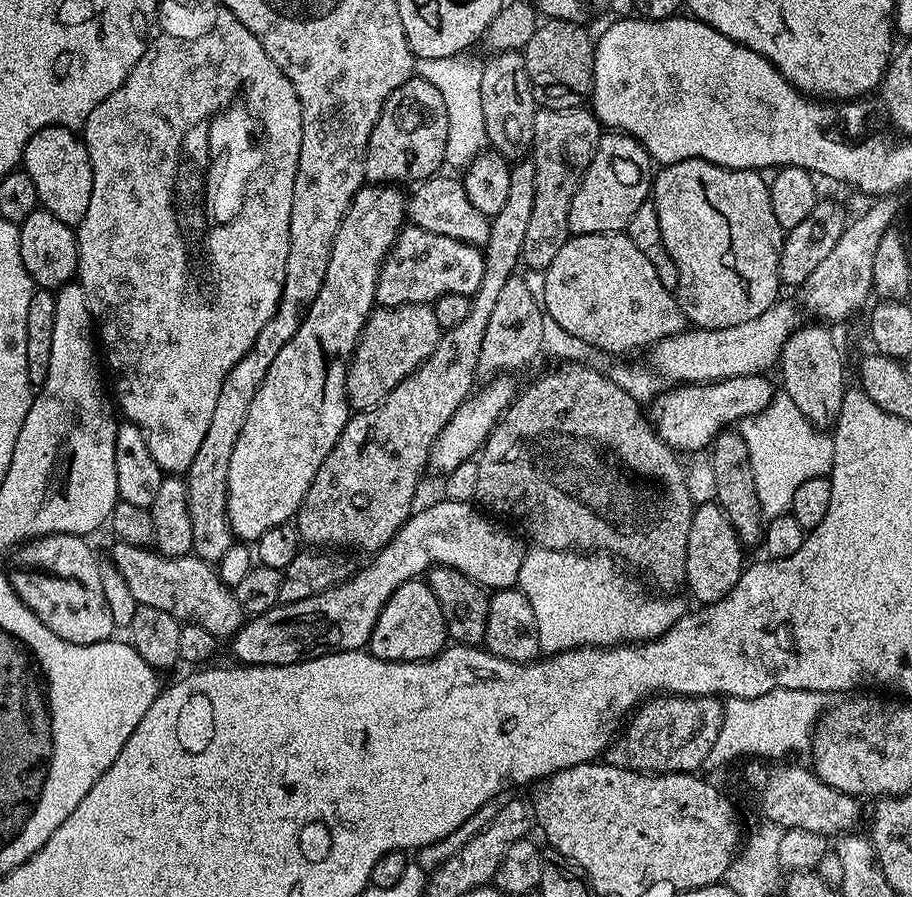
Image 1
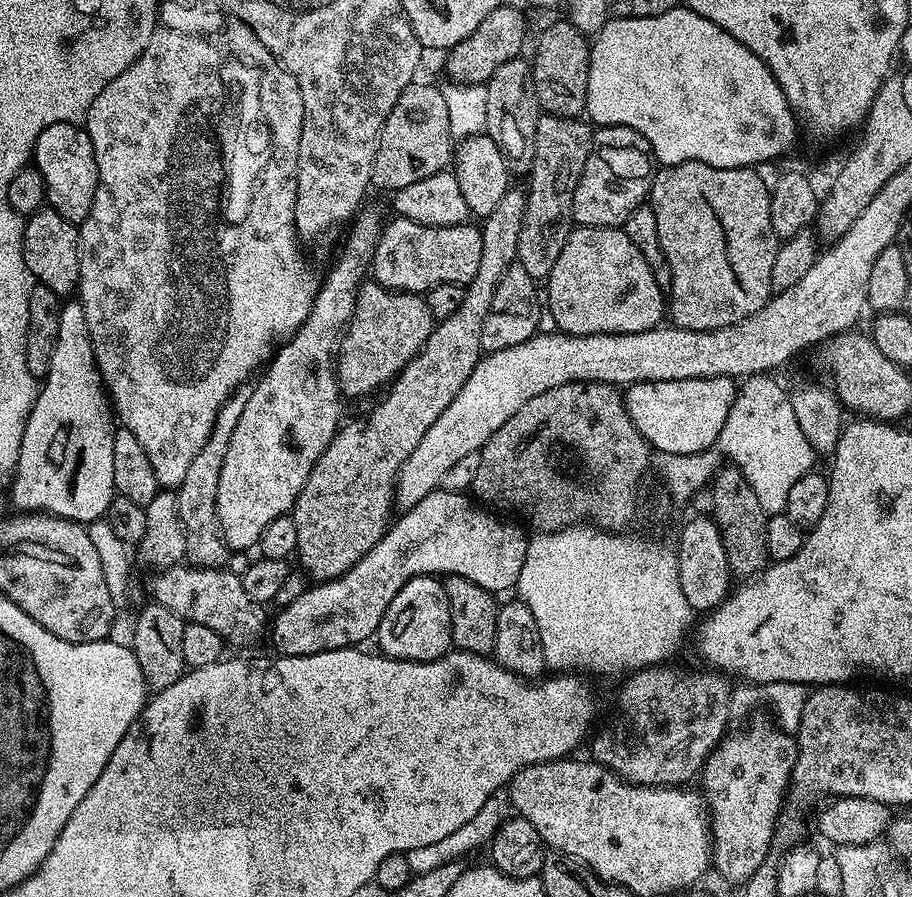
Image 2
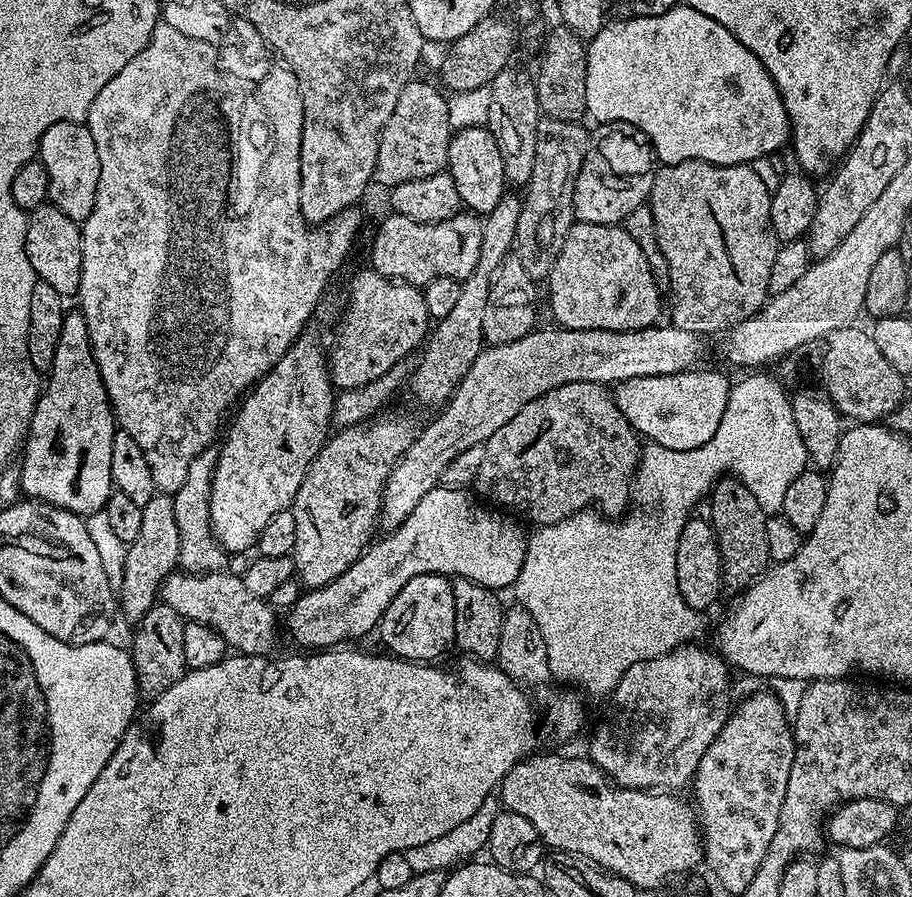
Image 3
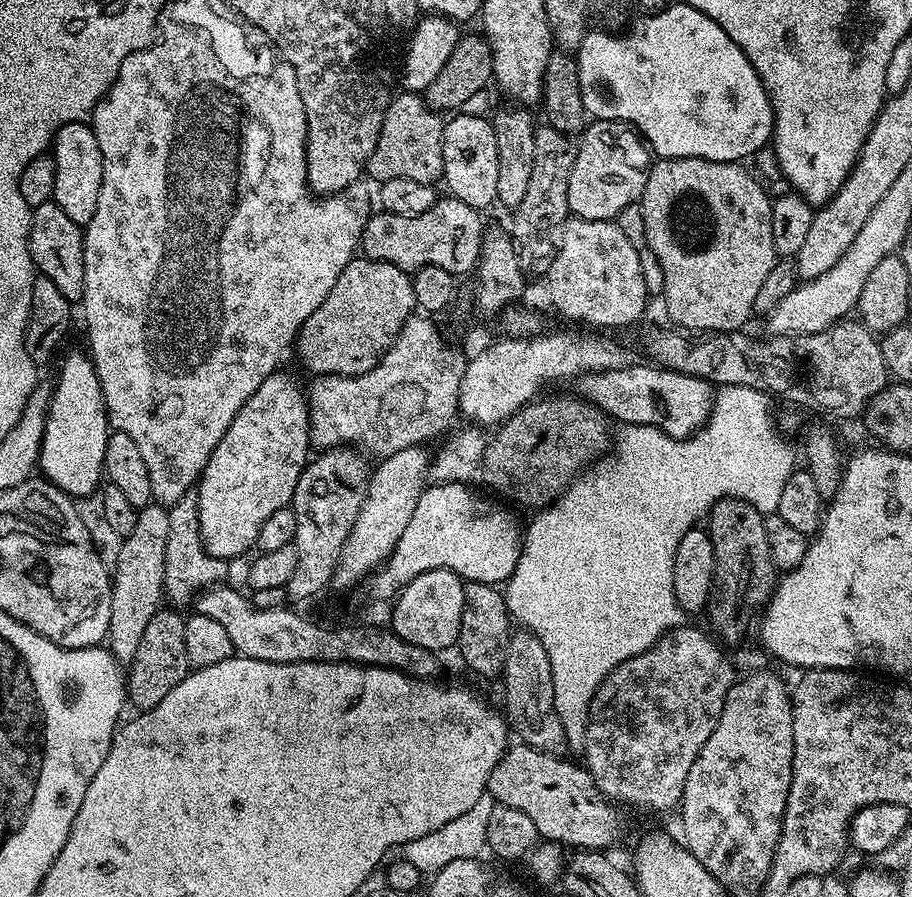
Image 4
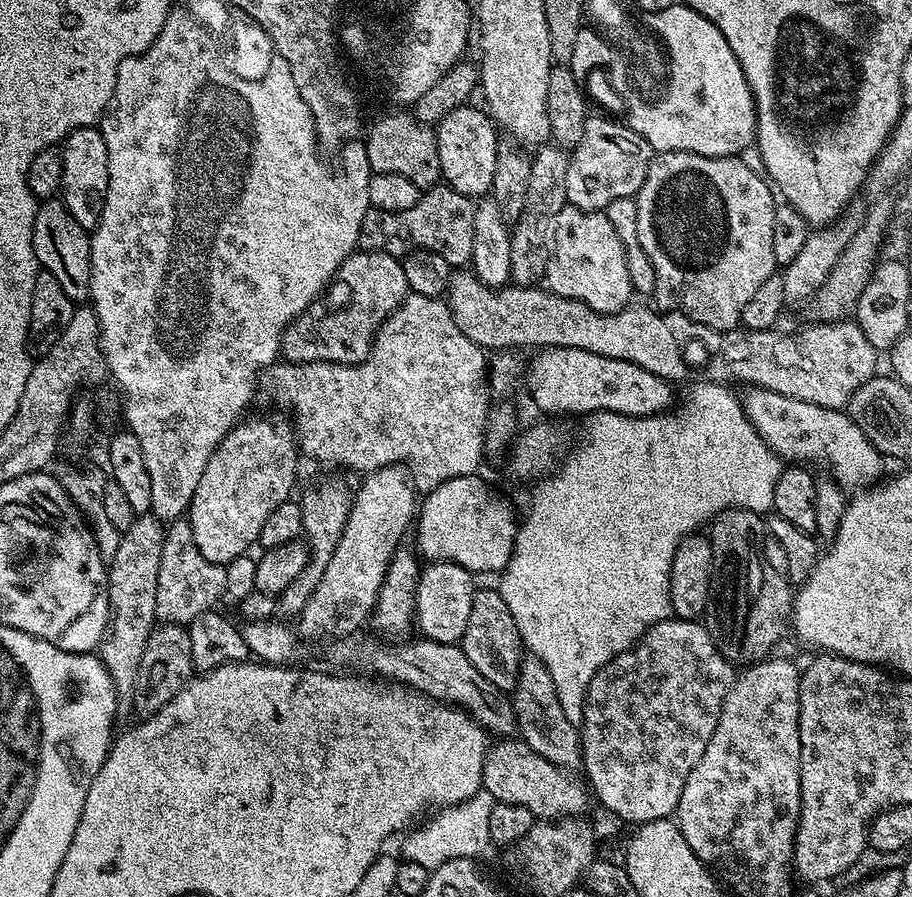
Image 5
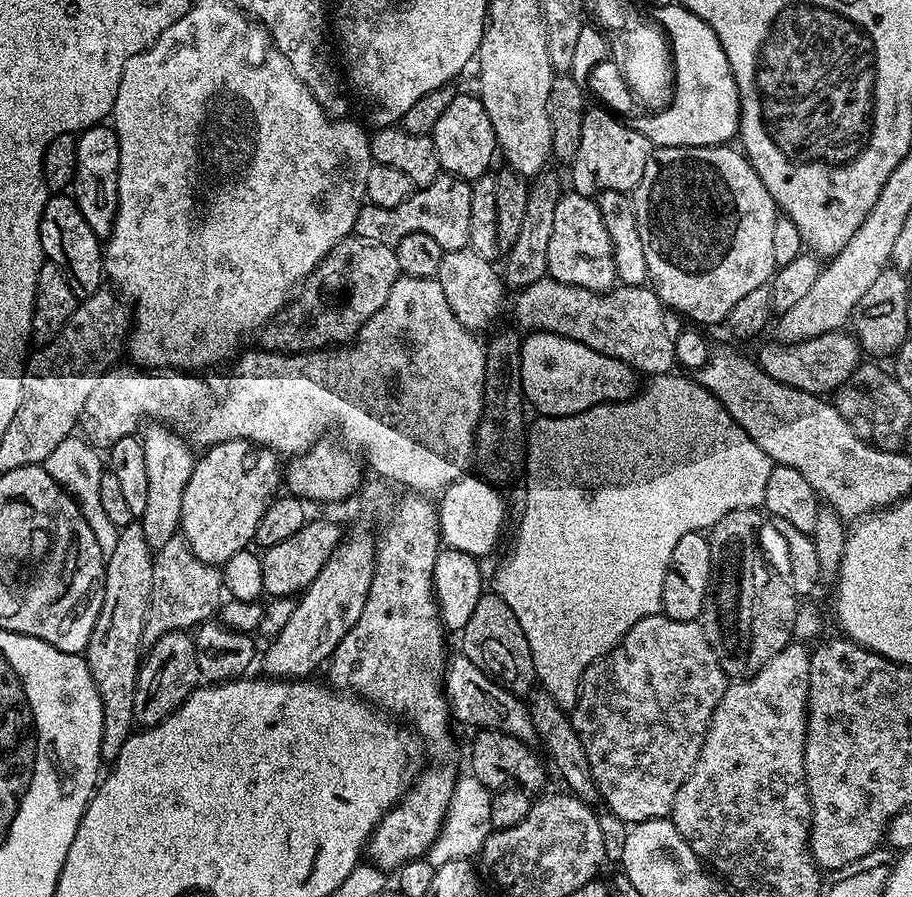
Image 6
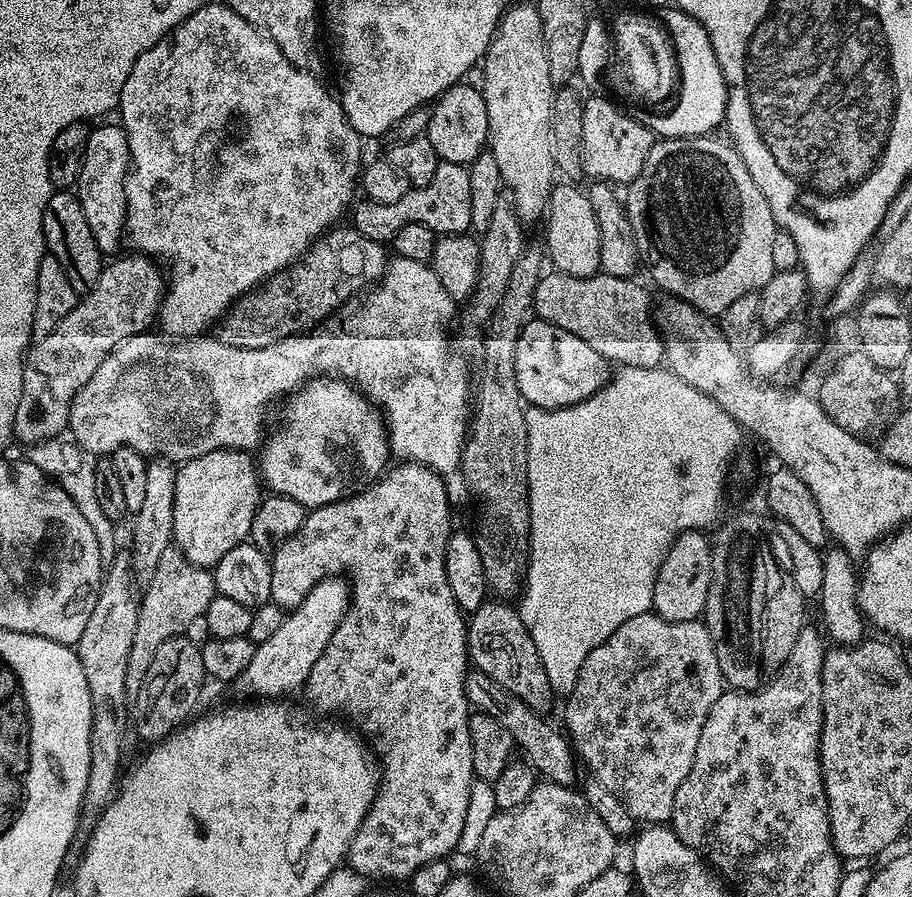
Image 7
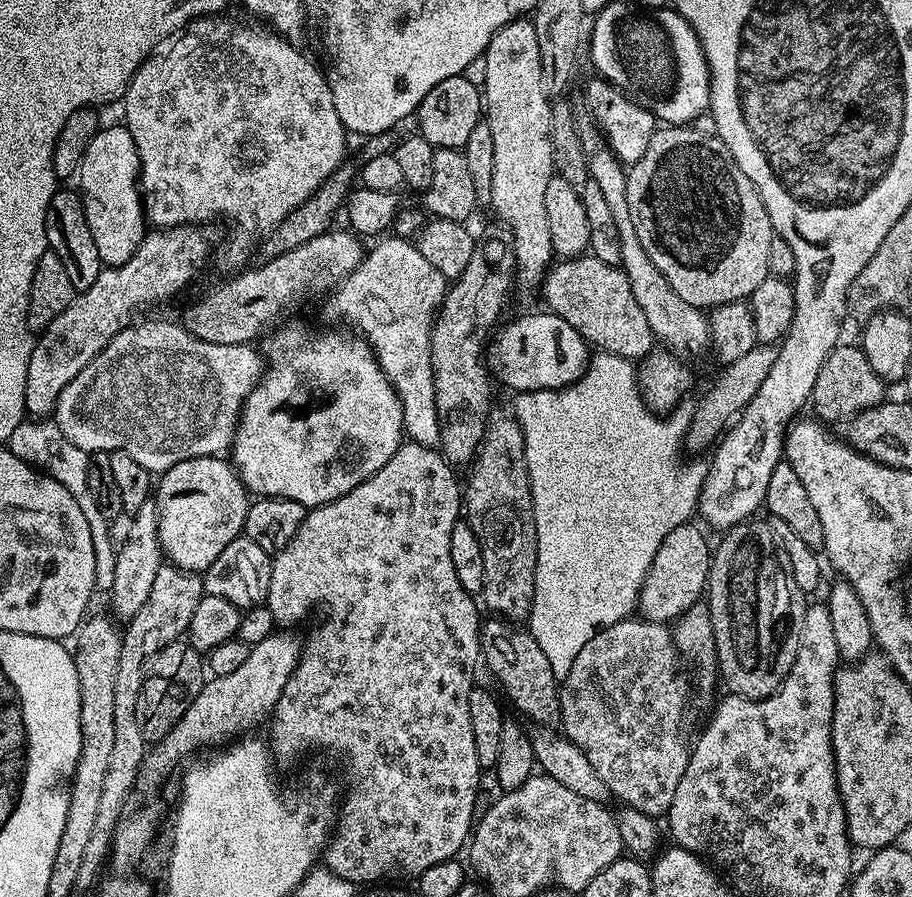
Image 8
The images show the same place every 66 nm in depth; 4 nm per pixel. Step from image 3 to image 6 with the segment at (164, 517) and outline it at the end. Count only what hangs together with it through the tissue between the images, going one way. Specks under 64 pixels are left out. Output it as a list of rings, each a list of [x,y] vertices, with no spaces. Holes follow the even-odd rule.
[[[133,522],[120,529],[114,554],[106,557],[102,610],[98,614],[98,622],[94,622],[86,649],[88,669],[102,698],[104,718],[100,759],[104,762],[115,760],[134,731],[134,690],[142,663],[142,649],[145,647],[142,634],[146,630],[150,594],[154,586],[153,555],[154,549],[146,542],[142,526]]]

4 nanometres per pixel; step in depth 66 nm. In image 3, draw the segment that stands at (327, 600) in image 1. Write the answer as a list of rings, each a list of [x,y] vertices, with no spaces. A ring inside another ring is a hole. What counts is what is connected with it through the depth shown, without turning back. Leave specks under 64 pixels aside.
[[[437,486],[431,488],[410,510],[410,518],[387,533],[385,540],[377,539],[364,549],[364,553],[348,567],[334,582],[321,588],[305,591],[296,599],[294,607],[287,609],[288,630],[293,640],[301,644],[304,650],[332,650],[344,646],[347,640],[360,640],[367,632],[377,631],[384,611],[394,602],[398,590],[410,582],[410,578],[419,576],[446,576],[478,582],[493,590],[511,589],[522,570],[526,558],[528,536],[515,519],[507,520],[499,511],[491,512],[479,504],[479,499],[471,500],[467,491],[456,486]]]

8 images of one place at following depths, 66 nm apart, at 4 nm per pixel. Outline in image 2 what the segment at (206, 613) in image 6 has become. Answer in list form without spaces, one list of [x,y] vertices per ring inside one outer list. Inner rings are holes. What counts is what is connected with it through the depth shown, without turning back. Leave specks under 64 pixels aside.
[[[241,386],[229,394],[226,402],[218,410],[218,418],[214,418],[214,430],[210,430],[206,446],[198,450],[194,462],[190,462],[190,471],[186,478],[182,478],[179,488],[175,489],[178,514],[186,530],[186,560],[189,565],[198,568],[224,568],[228,562],[230,549],[224,541],[218,522],[218,478],[222,474],[222,462],[226,462],[230,438],[242,419],[242,410],[246,410],[246,402],[251,393],[251,387]]]

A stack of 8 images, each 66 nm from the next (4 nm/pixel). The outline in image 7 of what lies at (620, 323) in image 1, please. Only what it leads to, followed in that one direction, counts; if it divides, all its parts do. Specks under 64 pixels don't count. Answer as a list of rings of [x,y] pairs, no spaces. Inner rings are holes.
[[[560,182],[553,187],[552,193],[548,195],[548,207],[546,209],[546,220],[548,225],[544,228],[544,240],[548,243],[546,256],[551,267],[558,272],[565,272],[574,278],[586,278],[595,276],[600,272],[600,255],[598,254],[598,222],[594,219],[594,210],[590,207],[590,198],[583,187],[572,182]]]

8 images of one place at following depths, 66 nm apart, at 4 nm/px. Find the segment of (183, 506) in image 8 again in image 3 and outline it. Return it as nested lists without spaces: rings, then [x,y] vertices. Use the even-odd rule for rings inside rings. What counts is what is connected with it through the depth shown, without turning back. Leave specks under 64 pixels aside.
[[[301,335],[293,342],[272,371],[256,381],[235,409],[236,417],[234,412],[232,425],[231,420],[227,425],[228,433],[227,428],[223,433],[224,444],[219,445],[210,492],[210,522],[217,542],[229,554],[244,554],[255,549],[258,534],[262,534],[266,522],[270,522],[274,514],[291,509],[292,499],[298,494],[298,486],[302,486],[302,478],[306,478],[312,459],[320,453],[320,447],[330,435],[328,424],[332,420],[334,385],[328,374],[325,349],[320,349],[318,337],[308,335]]]

